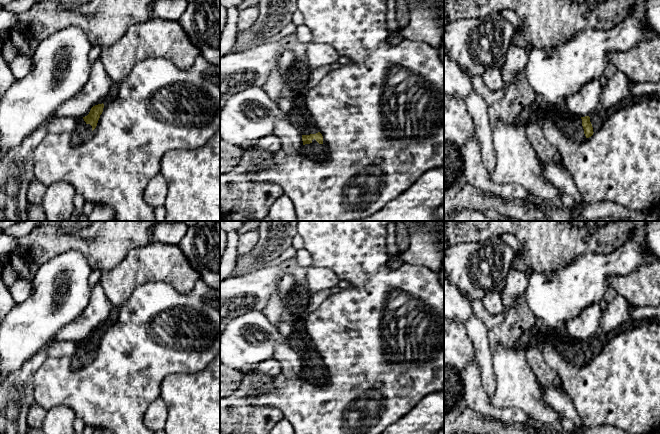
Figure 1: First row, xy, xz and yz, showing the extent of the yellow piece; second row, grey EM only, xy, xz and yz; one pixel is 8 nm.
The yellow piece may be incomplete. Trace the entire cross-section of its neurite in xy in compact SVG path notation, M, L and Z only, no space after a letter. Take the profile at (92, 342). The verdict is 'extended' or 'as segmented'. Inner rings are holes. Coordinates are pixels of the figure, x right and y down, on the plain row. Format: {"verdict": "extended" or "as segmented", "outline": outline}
{"verdict": "extended", "outline": "M98 328L91 332L89 338L78 344L75 354L70 358L72 370L78 370L88 364L96 352L100 339L103 336L104 328Z"}

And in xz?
{"verdict": "extended", "outline": "M311 346L300 349L303 370L299 376L313 384L323 384L327 379L327 372L323 369L323 360Z"}

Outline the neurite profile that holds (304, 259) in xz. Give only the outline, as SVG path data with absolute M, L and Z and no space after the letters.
M305 248L298 250L295 258L300 267L308 268L312 266L312 256Z

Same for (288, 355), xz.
M278 343L273 358L280 362L283 376L296 376L303 370L300 349L295 344Z

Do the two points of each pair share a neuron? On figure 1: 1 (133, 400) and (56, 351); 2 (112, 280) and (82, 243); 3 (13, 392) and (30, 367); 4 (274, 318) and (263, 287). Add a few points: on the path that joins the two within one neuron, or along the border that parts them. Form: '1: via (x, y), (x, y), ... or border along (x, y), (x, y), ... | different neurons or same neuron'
1: border along (49, 357), (69, 359) | different neurons
2: border along (124, 258), (112, 268), (102, 272) | different neurons
3: via (19, 386), (26, 373) | same neuron
4: border along (278, 288), (271, 294), (268, 302), (261, 310) | different neurons

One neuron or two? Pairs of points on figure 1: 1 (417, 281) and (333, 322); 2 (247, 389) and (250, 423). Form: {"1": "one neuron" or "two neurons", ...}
{"1": "one neuron", "2": "one neuron"}

